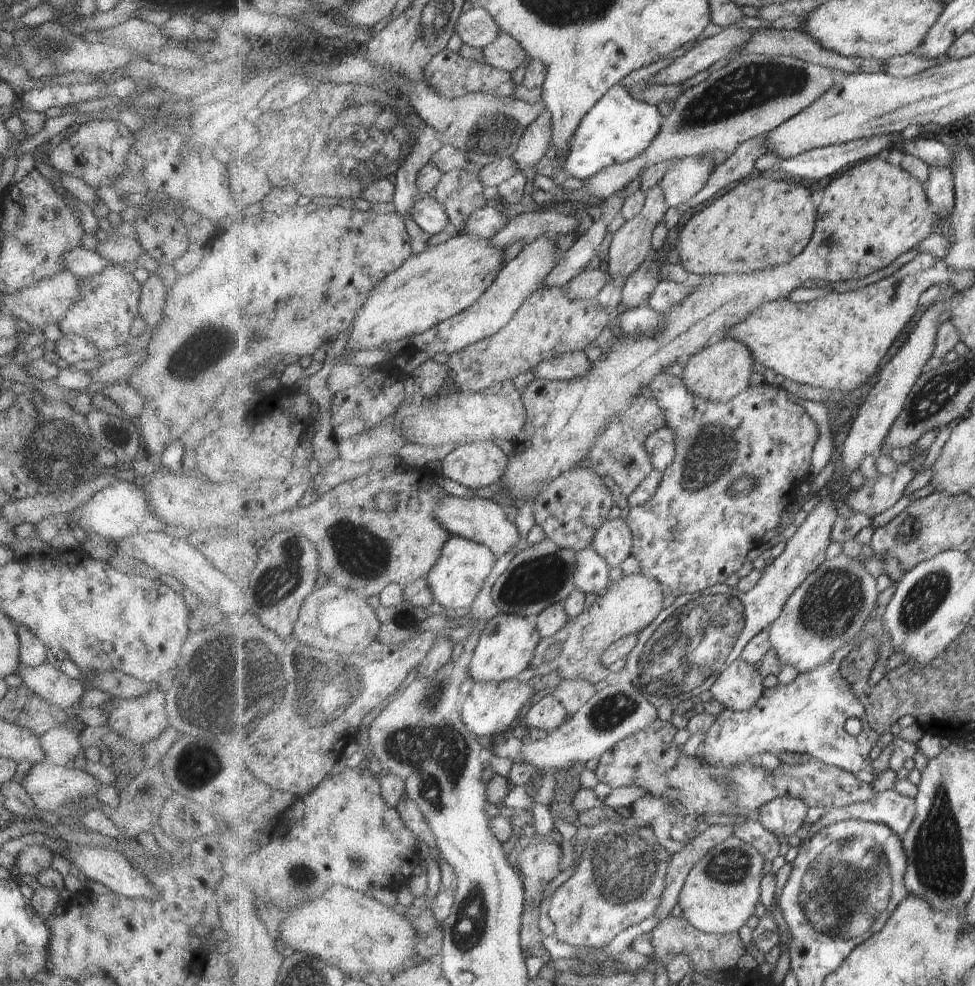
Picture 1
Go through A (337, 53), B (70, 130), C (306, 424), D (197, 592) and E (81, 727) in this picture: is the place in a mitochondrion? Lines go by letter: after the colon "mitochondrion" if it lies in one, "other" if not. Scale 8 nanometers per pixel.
A: other
B: other
C: other
D: other
E: other

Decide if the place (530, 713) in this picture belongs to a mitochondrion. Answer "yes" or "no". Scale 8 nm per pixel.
no

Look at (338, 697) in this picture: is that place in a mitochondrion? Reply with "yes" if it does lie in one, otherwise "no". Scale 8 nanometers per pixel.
yes

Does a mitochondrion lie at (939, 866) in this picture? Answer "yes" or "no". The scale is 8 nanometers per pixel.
yes

